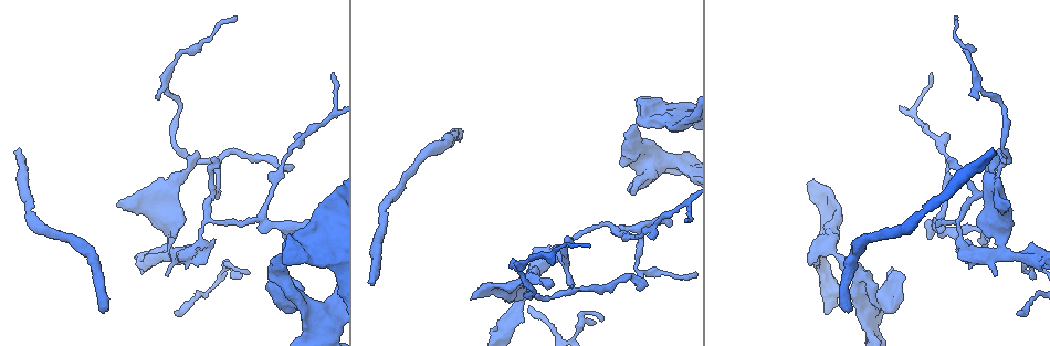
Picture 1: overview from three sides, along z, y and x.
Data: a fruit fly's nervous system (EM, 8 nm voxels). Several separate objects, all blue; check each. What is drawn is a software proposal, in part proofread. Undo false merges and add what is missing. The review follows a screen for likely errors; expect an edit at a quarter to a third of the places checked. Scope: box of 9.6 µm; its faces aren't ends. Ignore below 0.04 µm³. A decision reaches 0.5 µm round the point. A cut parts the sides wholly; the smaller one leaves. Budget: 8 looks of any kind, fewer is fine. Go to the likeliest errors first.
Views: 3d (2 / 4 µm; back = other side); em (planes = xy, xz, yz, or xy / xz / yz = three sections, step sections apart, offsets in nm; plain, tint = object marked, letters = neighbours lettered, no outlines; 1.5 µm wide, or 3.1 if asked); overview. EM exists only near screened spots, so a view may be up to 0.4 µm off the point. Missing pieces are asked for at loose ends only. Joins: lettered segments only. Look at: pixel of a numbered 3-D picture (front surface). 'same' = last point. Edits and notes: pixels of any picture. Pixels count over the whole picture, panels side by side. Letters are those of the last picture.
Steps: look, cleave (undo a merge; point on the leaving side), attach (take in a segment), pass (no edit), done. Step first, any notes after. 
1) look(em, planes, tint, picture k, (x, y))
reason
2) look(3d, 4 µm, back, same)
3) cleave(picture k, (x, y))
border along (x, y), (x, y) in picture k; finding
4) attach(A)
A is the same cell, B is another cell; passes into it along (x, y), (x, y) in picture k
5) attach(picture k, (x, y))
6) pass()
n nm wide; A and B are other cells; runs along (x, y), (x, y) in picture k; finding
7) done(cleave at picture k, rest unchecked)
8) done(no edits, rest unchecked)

look(3d, 4 µm, picture 1, (851, 309))
free end

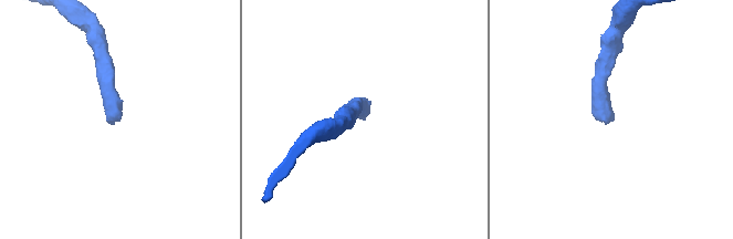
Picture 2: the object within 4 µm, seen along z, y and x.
look(em, planes, letters, picture 2, (363, 116))

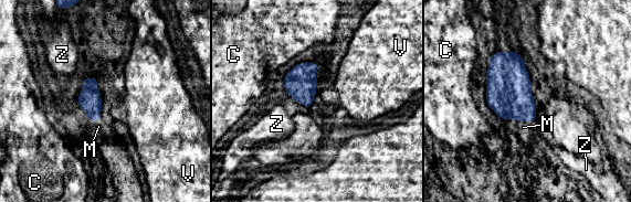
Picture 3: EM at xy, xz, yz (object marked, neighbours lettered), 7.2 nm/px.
attach(M)
M is the same cell, C, V and Z are other cells; passes into it along (507, 92), (525, 120), (523, 127) in picture 3; it goes on there

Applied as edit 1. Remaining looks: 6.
look(em, planes, letters, picture 1, (639, 290))
tapers out

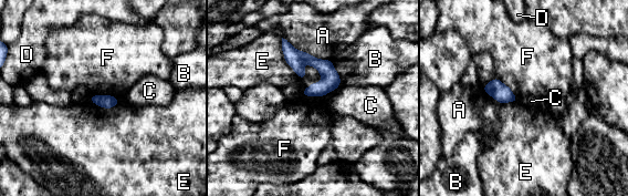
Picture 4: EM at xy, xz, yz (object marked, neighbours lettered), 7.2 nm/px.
pass()
A, B, C, D, E and F are other cells; runs along (284, 42), (337, 83) in picture 4; no lettered segment goes on from it

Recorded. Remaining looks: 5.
look(3d, 2 µm, picture 1, (196, 150))
an open end

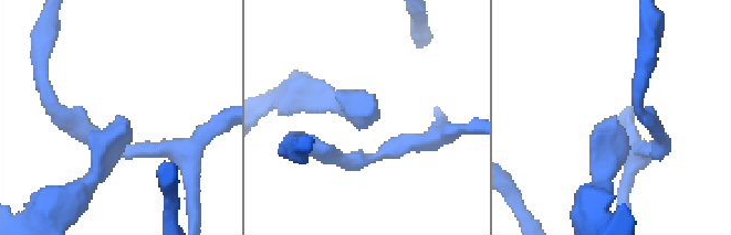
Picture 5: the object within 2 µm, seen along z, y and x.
look(em, planes, letters, picture 5, (608, 121))
shape alone is not enough

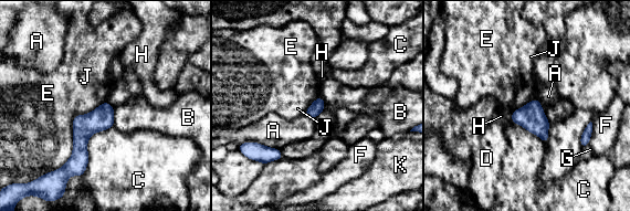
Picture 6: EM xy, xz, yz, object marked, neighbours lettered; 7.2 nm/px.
pass()
J touches over 600 nm; A, B, C, D, E, F, G, H, J and K are other cells; border along (105, 101), (73, 118), (60, 168) in picture 6; none of them fits

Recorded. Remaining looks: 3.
done(attach at picture 3, rest unchecked)

